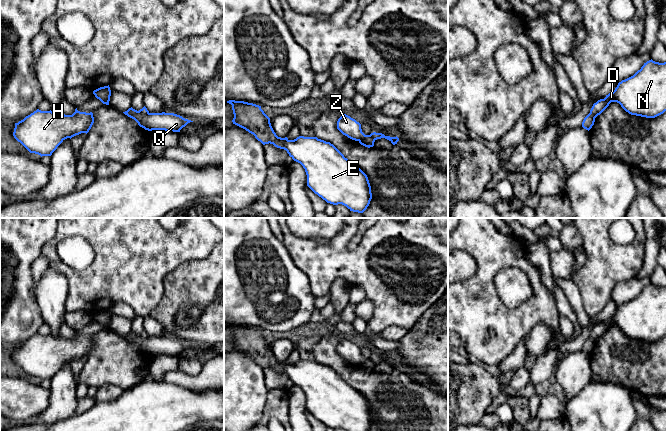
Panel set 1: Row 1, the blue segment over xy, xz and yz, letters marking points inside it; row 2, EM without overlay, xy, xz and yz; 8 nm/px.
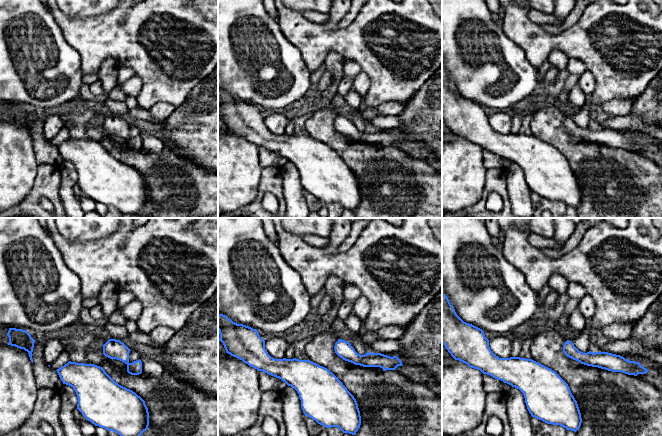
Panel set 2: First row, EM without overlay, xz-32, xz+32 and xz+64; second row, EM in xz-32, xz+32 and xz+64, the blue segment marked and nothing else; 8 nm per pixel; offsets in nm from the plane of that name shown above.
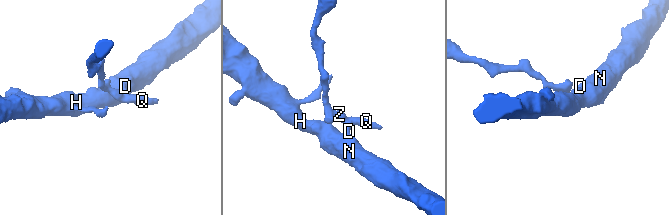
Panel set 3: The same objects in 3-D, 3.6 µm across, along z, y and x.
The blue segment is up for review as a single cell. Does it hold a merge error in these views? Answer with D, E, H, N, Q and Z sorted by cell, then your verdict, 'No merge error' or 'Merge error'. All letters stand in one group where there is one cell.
Groups: D E H N / Q Z. Merge error

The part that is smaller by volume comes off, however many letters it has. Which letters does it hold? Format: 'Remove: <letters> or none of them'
Remove: Q, Z

